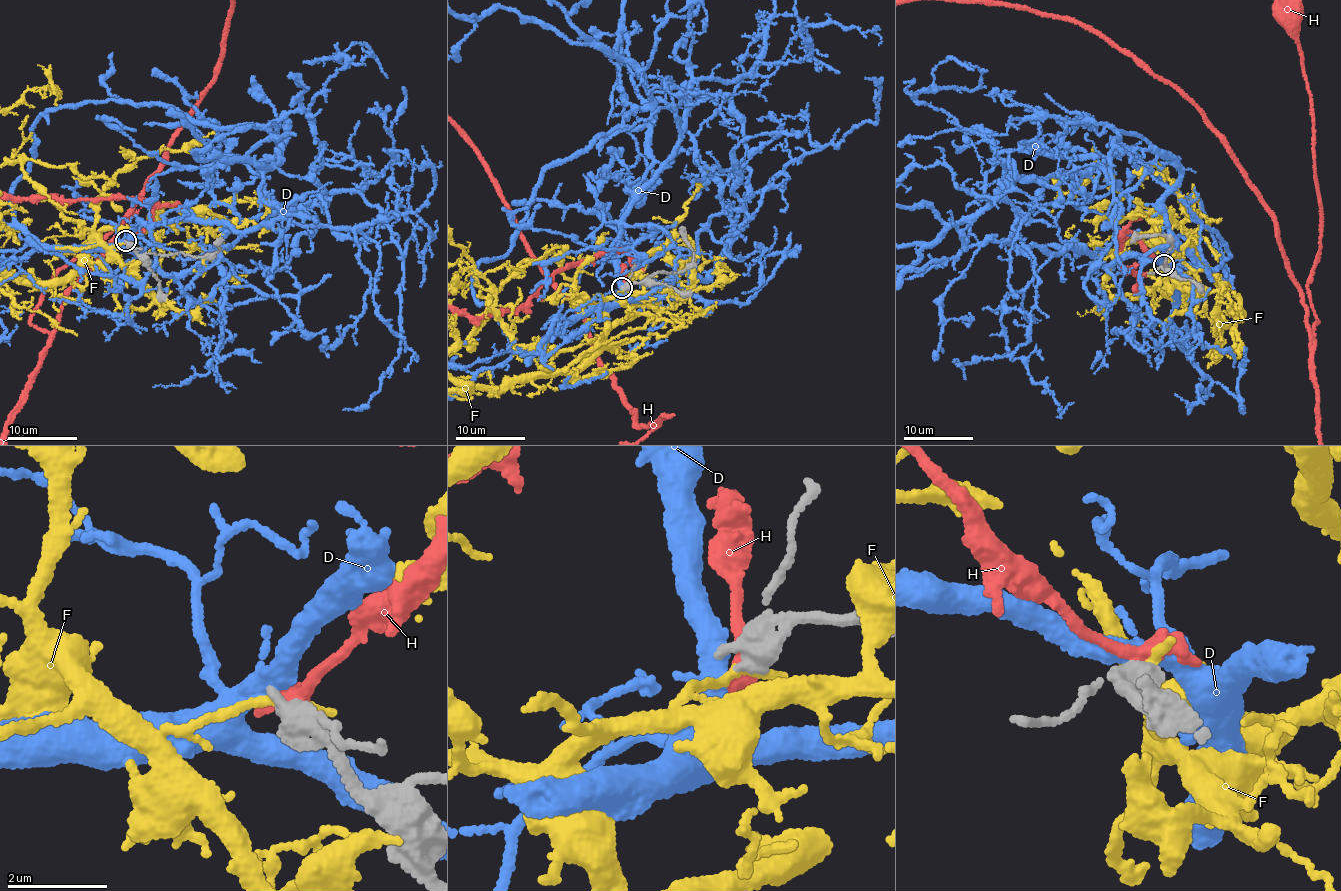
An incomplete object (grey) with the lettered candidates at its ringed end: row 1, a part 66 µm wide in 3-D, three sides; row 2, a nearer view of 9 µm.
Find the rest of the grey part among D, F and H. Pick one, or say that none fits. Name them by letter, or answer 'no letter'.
no letter

